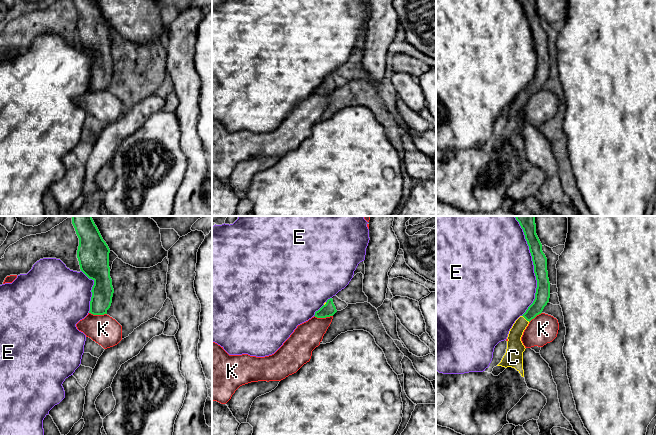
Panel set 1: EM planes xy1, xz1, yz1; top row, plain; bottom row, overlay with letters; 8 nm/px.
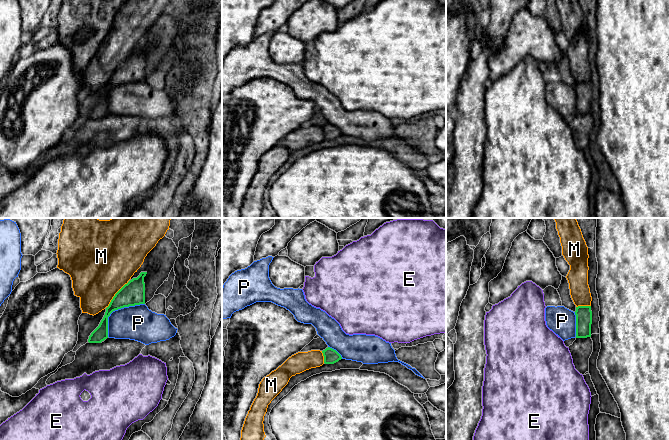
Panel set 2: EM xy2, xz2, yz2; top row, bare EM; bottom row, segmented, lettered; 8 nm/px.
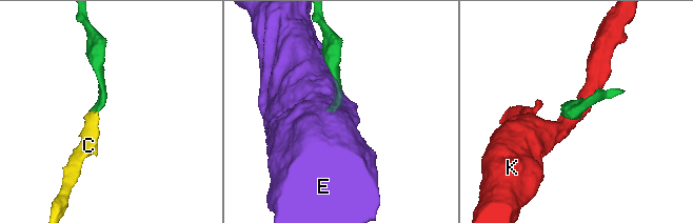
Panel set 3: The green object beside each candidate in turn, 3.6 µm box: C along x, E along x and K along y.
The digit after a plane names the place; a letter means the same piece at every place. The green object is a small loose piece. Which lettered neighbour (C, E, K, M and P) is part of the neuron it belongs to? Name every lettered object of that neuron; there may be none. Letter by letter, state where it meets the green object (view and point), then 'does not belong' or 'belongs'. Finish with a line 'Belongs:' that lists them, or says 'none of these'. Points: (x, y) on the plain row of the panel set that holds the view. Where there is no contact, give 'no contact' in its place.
C: meets green in yz1 at (526, 95); belongs
E: meets green in yz1 at (534, 46); does not belong
K: meets green in xz1 at (323, 93); does not belong
M: meets green in xy2 at (115, 70); does not belong
P: meets green in xy2 at (116, 85); does not belong
Belongs: C

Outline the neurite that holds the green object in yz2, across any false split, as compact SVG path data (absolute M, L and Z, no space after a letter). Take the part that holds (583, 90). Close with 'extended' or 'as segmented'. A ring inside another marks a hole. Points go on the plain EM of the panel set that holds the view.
M578 82L576 91L576 114L591 113L592 87L591 82Z; as segmented

